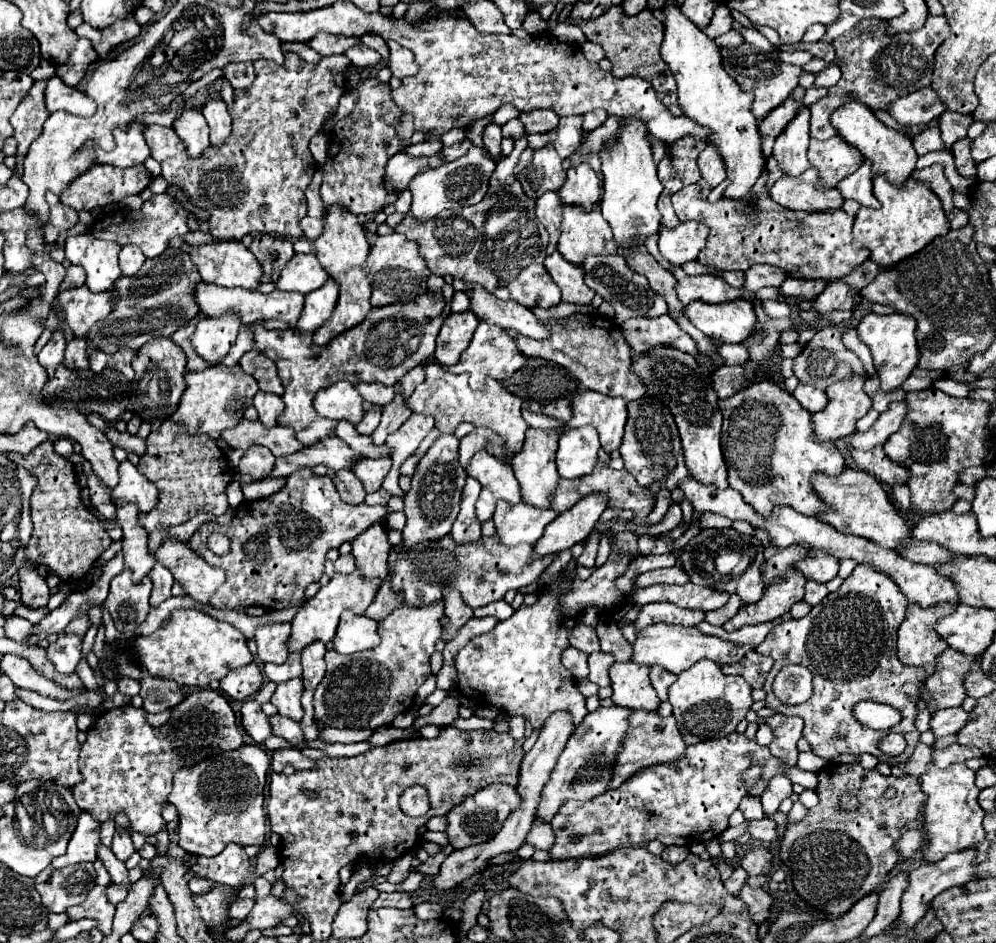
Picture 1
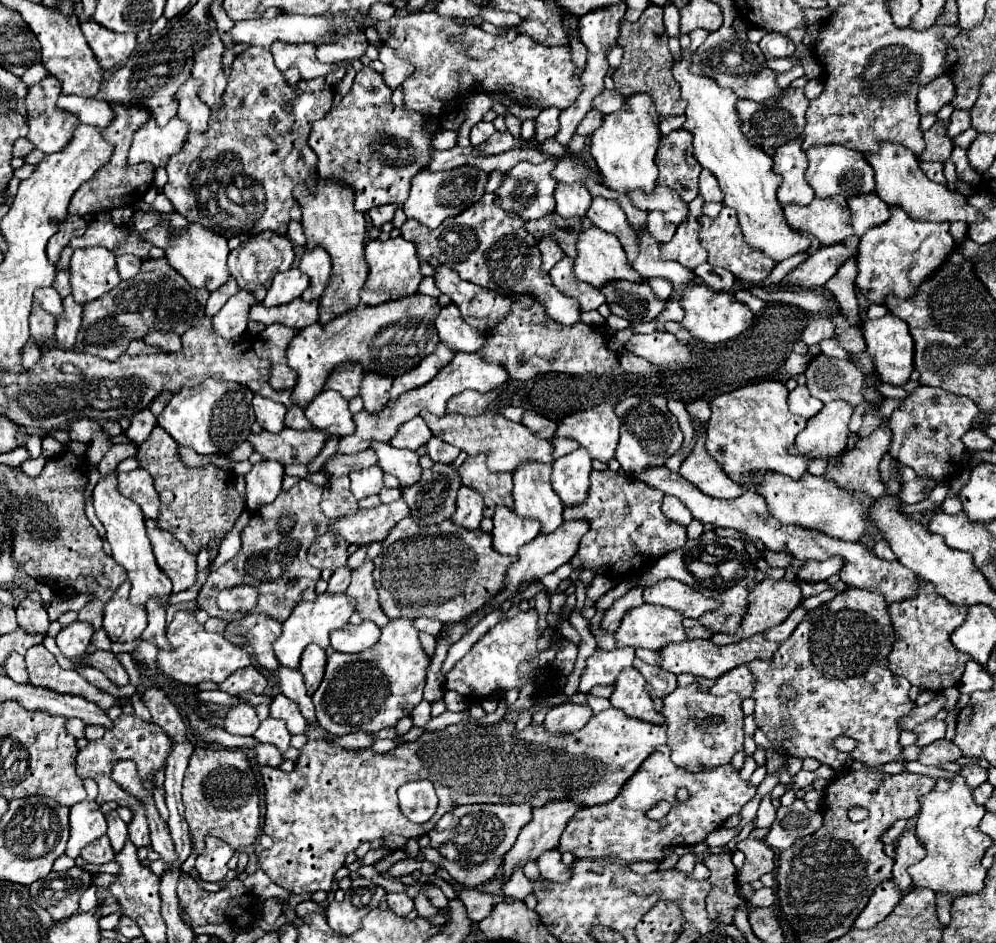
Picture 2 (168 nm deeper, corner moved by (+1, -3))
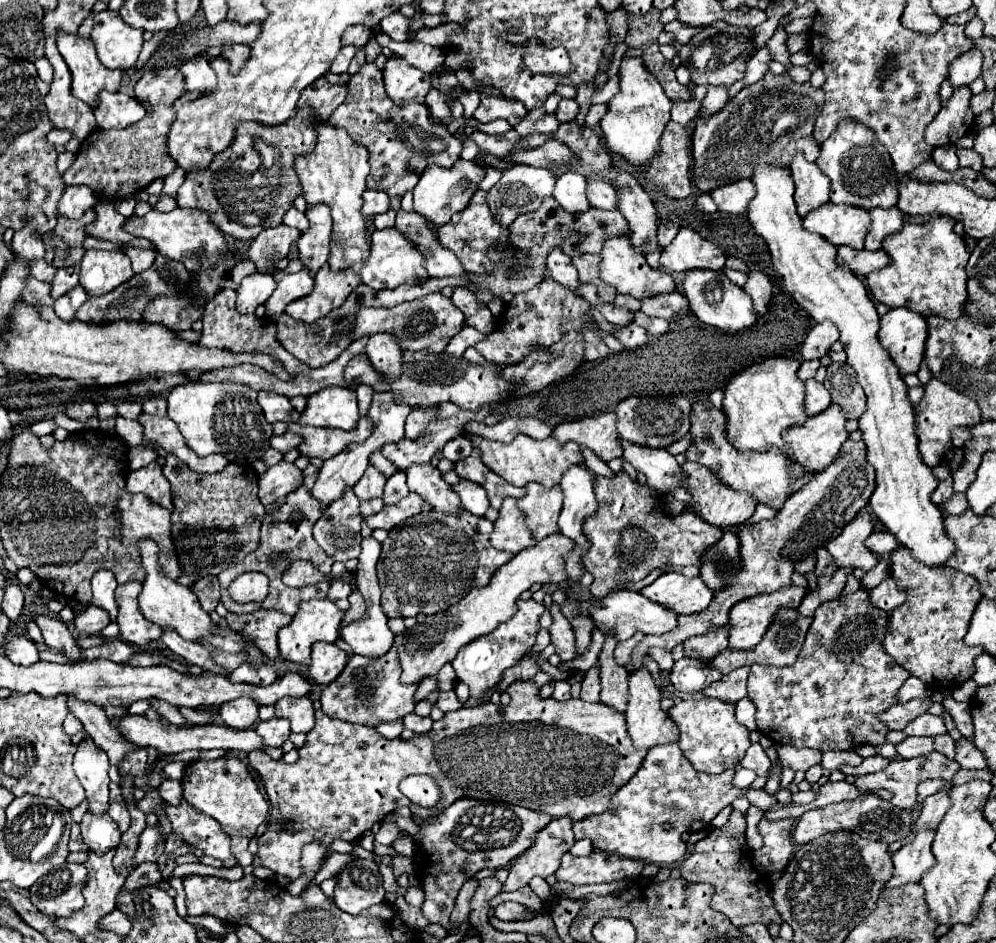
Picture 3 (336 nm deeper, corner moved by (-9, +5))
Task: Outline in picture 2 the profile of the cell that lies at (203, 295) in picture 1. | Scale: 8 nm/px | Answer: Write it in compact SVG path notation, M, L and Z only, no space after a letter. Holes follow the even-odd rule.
M301 299L291 301L287 305L277 305L277 307L265 307L265 305L257 303L249 311L251 321L259 321L265 325L281 323L281 325L287 325L297 331L303 329L305 325L317 323L317 317L319 317L317 303L305 303Z

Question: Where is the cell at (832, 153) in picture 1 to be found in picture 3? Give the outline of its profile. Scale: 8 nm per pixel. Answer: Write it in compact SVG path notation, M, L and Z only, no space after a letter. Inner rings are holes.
M841 121L831 137L821 145L817 167L831 179L831 203L859 205L861 209L891 209L897 205L899 173L875 133L859 121Z

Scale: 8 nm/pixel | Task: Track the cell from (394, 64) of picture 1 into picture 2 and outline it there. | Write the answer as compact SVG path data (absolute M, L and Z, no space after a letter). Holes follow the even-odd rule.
M383 45L379 49L379 61L385 65L383 79L391 89L399 87L413 73L413 65L409 61L405 61L405 59L397 57L397 53L393 49L389 49L387 45Z

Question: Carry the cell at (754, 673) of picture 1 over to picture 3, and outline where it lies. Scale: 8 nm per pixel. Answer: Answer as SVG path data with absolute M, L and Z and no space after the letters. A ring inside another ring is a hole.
M749 667L735 669L733 673L723 675L719 681L705 687L703 695L715 697L715 699L721 699L721 701L737 703L739 699L747 697L747 675L749 675Z

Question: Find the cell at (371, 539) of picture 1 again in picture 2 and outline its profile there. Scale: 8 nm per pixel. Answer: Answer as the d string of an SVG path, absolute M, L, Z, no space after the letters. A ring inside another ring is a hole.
M365 559L365 563L361 567L353 569L353 579L345 593L349 593L351 597L357 599L357 613L363 619L375 621L379 627L383 627L389 621L389 617L383 613L383 609L379 605L375 581L373 581L373 561L371 559Z

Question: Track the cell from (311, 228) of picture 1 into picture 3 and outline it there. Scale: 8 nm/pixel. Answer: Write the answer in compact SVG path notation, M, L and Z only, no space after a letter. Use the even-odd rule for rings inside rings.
M291 207L291 209L285 213L283 223L285 223L285 225L289 225L289 227L297 227L299 231L305 231L305 229L309 227L307 217L305 217L301 211L297 211L295 207Z

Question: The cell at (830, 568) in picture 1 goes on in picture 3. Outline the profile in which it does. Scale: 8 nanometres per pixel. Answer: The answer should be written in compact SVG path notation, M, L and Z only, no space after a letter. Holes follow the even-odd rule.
M863 509L859 511L859 517L855 517L855 521L851 521L851 525L847 525L847 529L827 545L837 567L861 567L869 571L879 563L879 557L863 545L863 541L873 533L873 527L875 521L871 513Z

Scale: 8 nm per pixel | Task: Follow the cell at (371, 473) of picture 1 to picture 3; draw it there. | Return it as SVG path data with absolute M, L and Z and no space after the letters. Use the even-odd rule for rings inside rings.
M369 465L365 475L355 483L353 493L359 497L359 501L369 501L369 499L375 499L375 497L383 497L385 481L387 481L387 477L381 475L373 465Z

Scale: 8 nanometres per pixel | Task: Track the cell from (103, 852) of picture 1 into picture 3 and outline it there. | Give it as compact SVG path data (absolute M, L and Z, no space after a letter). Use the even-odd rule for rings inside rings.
M85 813L79 825L81 825L81 837L93 853L103 855L109 849L115 849L119 845L121 831L117 829L115 821L109 815L93 817L93 815Z

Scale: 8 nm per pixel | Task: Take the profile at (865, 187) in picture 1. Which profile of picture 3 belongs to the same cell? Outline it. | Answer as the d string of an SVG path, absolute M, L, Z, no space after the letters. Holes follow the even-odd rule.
M897 207L871 209L871 231L865 241L865 249L883 249L883 239L903 229L903 213Z

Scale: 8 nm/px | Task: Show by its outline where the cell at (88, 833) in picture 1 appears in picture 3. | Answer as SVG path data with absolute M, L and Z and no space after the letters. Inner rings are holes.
M89 735L77 745L73 769L87 793L89 813L103 815L109 807L109 757L99 749Z

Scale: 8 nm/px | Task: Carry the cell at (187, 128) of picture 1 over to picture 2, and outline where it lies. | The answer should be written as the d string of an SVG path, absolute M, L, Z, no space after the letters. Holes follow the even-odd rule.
M189 79L187 83L183 83L177 91L177 101L179 101L179 109L177 109L177 117L189 123L189 131L199 131L205 133L205 129L209 127L209 107L203 105L197 97L199 91L199 81Z

